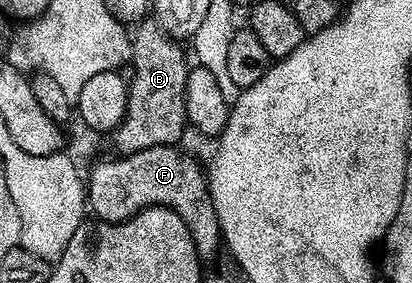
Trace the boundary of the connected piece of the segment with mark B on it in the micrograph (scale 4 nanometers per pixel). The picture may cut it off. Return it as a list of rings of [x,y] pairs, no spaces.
[[[141,22],[136,25],[131,36],[133,54],[131,57],[131,69],[133,68],[133,80],[128,81],[129,97],[127,98],[127,110],[119,127],[113,129],[111,139],[118,149],[118,153],[138,152],[147,150],[151,146],[173,146],[178,143],[184,132],[187,132],[185,118],[185,101],[189,87],[189,73],[191,64],[185,61],[185,52],[178,41],[172,40],[168,34],[157,25],[156,22]]]

